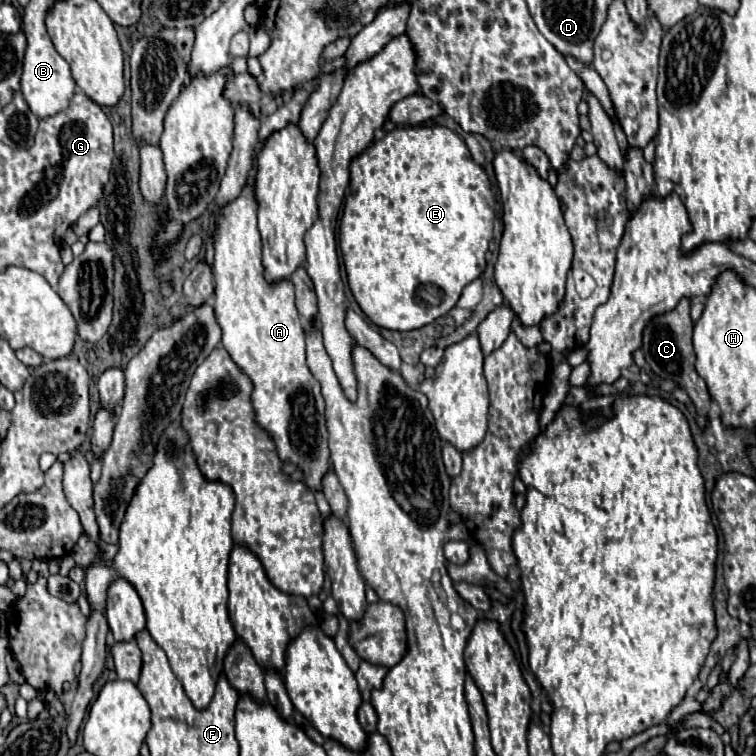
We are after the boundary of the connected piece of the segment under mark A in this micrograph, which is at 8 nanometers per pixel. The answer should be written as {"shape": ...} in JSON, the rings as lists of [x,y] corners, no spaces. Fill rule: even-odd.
{"shape":[[[249,186],[243,188],[241,196],[231,202],[229,206],[223,208],[221,212],[221,218],[219,218],[219,226],[217,226],[217,232],[215,232],[215,264],[213,264],[213,278],[215,278],[215,318],[223,330],[223,348],[231,354],[233,362],[251,378],[253,382],[253,392],[251,392],[251,402],[253,402],[253,408],[255,408],[255,422],[259,428],[263,428],[275,442],[275,448],[277,448],[277,454],[279,458],[285,462],[285,464],[295,464],[301,472],[303,472],[303,484],[311,490],[311,492],[321,492],[323,490],[323,476],[327,476],[331,472],[331,452],[329,452],[329,444],[327,444],[327,438],[329,438],[329,432],[327,432],[327,418],[325,418],[325,400],[321,396],[321,390],[319,390],[319,382],[313,378],[309,366],[307,366],[307,354],[305,354],[305,330],[303,330],[303,320],[299,318],[299,312],[297,312],[297,306],[295,306],[295,294],[293,294],[293,286],[289,280],[285,282],[279,282],[279,284],[267,284],[267,280],[263,278],[263,264],[261,264],[261,238],[259,238],[259,230],[257,230],[257,202],[255,202],[255,196],[251,192]]]}

